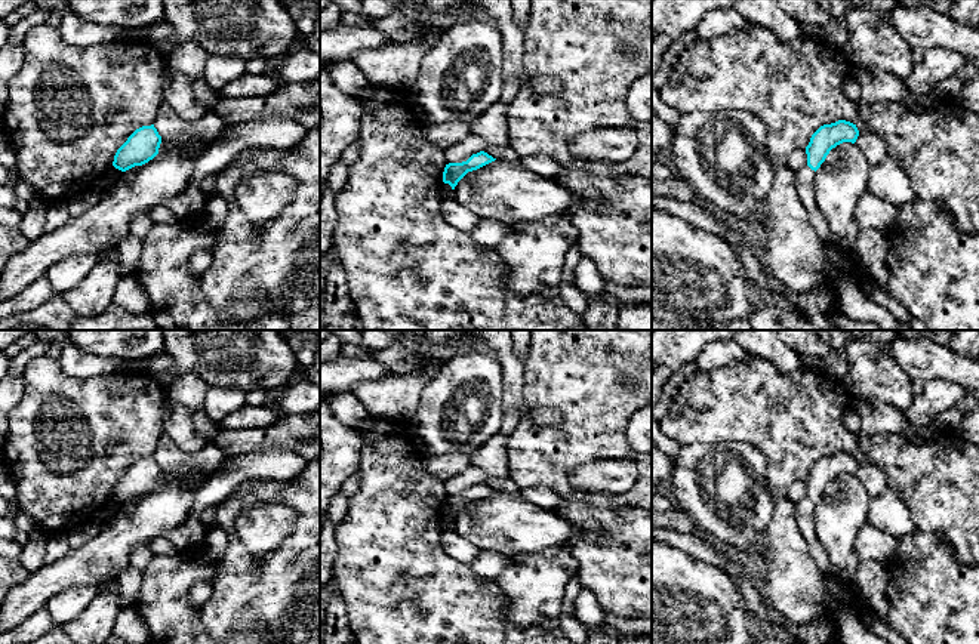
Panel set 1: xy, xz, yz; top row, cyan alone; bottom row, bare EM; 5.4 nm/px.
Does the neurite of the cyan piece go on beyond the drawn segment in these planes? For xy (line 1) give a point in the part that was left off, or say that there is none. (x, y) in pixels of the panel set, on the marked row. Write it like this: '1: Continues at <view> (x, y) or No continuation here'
1: No continuation here

